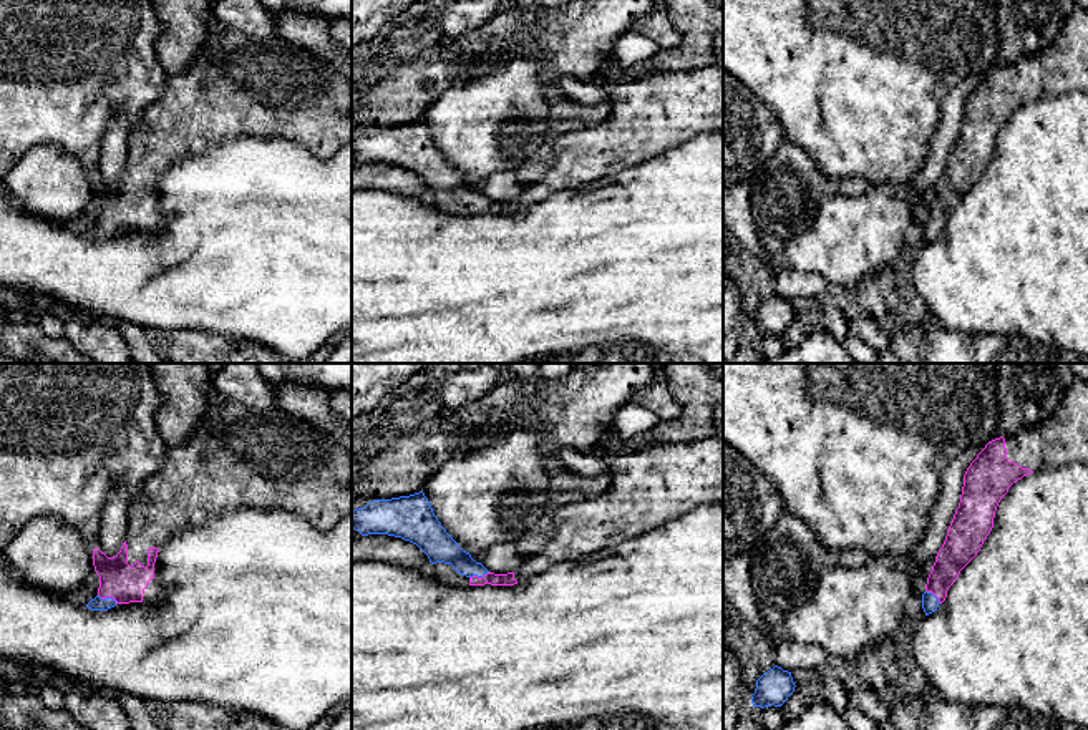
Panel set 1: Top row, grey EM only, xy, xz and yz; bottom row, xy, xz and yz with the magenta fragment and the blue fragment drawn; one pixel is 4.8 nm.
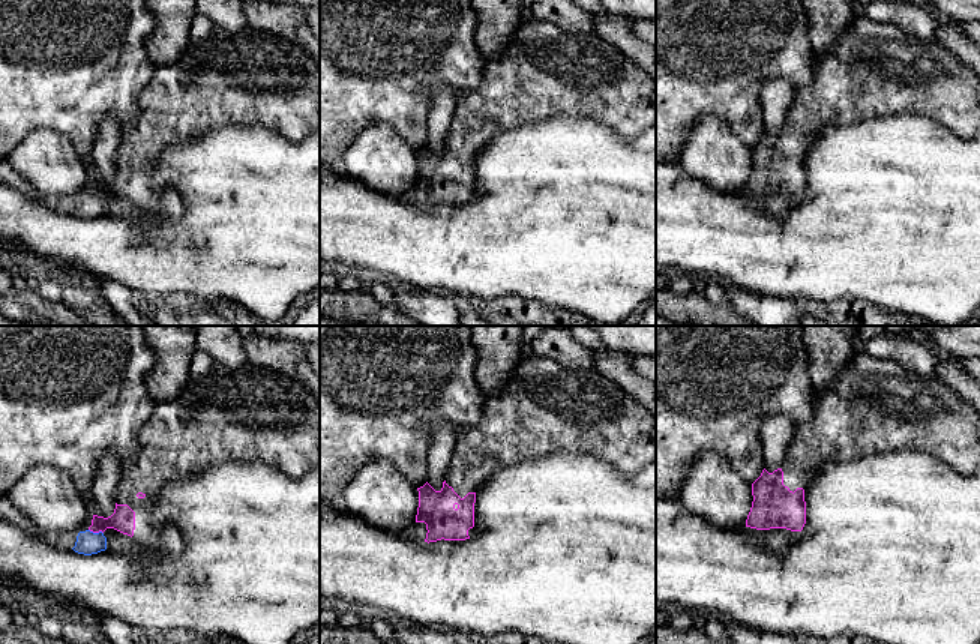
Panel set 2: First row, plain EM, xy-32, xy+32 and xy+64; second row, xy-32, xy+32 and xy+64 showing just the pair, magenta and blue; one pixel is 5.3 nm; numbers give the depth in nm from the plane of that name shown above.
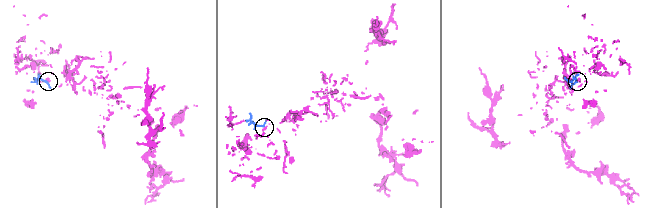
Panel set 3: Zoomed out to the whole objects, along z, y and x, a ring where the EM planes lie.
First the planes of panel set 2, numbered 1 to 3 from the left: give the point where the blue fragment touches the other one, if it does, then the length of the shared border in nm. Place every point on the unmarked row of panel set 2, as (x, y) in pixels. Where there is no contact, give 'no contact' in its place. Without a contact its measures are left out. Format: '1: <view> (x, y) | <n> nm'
1: xy-32 (96, 195) | 80 nm
2: no contact
3: no contact

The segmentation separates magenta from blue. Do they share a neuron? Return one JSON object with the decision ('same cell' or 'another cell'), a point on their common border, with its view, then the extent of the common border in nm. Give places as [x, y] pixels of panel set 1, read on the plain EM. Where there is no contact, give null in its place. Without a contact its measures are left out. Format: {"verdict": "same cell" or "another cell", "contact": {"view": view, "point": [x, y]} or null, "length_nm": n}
{"verdict": "same cell", "contact": {"view": "xy", "point": [108, 224]}, "length_nm": 100}

